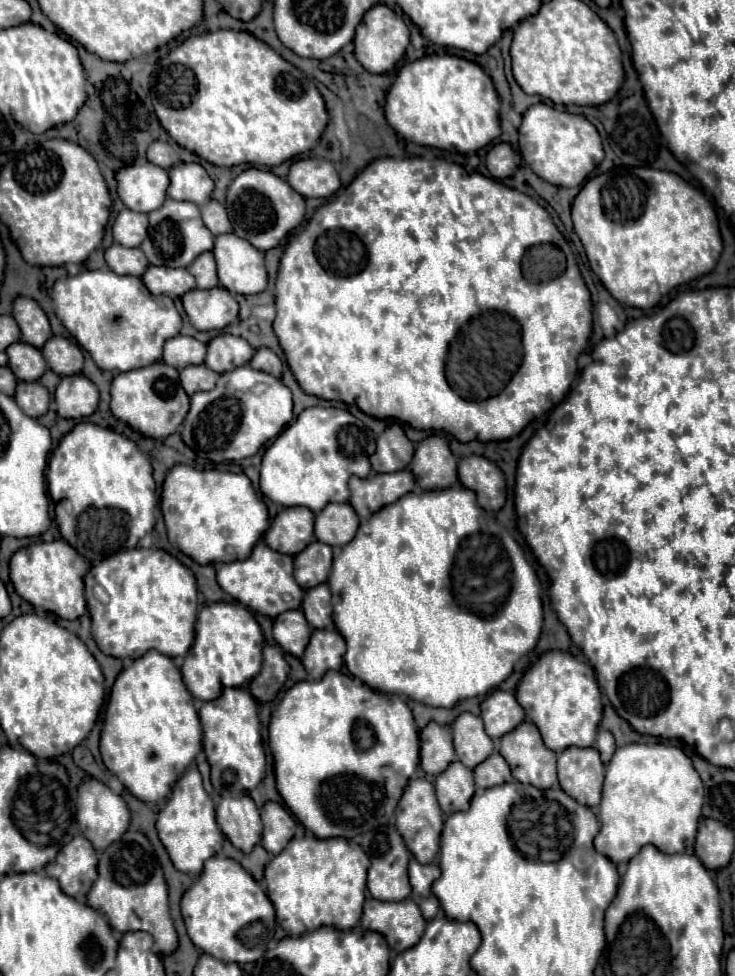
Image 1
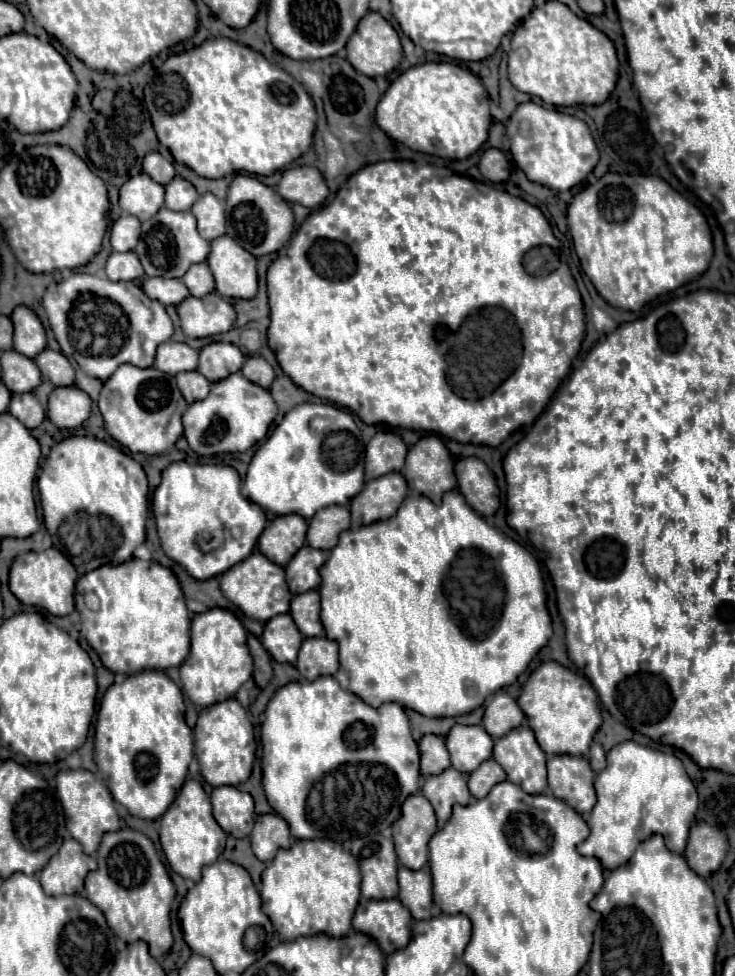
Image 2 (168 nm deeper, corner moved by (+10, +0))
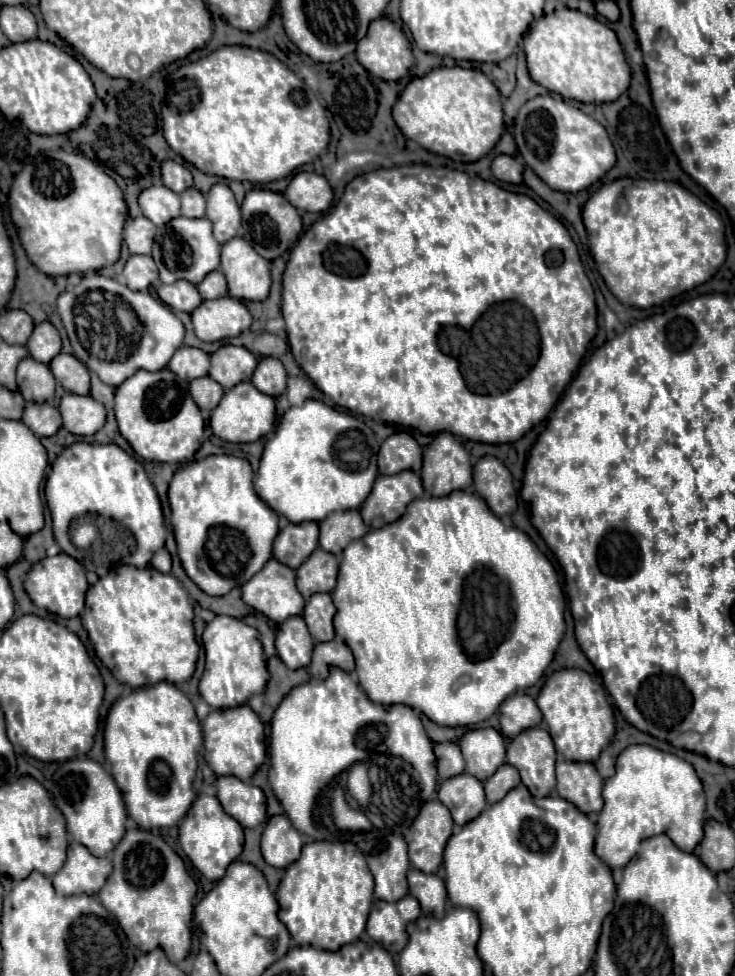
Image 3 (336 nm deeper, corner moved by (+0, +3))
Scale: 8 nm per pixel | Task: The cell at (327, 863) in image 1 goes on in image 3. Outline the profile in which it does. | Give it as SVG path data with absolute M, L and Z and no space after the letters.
M310 842L302 848L302 856L286 868L286 874L278 886L280 920L298 946L314 946L334 952L356 942L364 932L372 906L372 890L374 878L366 866L366 858L362 858L362 852L352 842Z

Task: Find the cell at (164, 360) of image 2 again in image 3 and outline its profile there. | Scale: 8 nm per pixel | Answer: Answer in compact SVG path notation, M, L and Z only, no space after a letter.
M182 346L176 350L176 354L172 356L168 368L178 374L180 378L196 380L202 376L208 376L208 368L210 368L210 356L198 348L188 348Z

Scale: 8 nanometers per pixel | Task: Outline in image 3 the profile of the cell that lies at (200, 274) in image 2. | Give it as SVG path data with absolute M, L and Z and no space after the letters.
M220 270L210 272L200 284L198 284L198 292L202 294L204 300L216 300L228 294L228 286L226 286L226 278Z

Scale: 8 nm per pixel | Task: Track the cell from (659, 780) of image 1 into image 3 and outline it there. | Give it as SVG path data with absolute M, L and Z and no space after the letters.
M634 744L628 746L616 760L616 774L606 780L604 784L604 808L598 816L598 834L596 834L596 854L598 858L610 866L610 868L624 868L638 850L638 844L644 838L666 834L674 846L678 846L682 852L692 852L698 846L704 836L706 796L704 786L694 770L692 764L684 762L676 754L656 750L652 746Z

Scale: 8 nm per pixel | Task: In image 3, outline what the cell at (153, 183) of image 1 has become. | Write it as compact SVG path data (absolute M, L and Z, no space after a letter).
M152 186L150 190L144 190L138 202L144 216L156 226L164 226L180 216L180 196L172 190L166 190L166 186Z

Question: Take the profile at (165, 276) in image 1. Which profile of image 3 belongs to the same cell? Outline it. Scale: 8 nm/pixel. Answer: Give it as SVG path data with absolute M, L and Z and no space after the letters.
M174 282L174 284L160 284L158 296L164 304L168 304L172 310L192 312L202 304L202 296L198 294L196 286L190 282Z

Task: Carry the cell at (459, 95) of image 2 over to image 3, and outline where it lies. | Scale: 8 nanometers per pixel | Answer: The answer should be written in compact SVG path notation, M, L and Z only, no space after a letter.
M434 68L424 78L414 78L400 94L392 114L406 138L454 162L480 160L496 146L504 130L500 92L488 76L474 68Z

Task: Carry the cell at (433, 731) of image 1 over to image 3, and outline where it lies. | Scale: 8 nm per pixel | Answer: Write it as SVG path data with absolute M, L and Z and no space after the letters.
M454 742L434 744L434 754L438 760L438 782L464 772L464 758L462 752L458 750L458 744Z

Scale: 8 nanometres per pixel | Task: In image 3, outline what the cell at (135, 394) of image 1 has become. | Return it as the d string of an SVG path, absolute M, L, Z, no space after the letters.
M168 368L158 372L138 370L134 376L126 378L116 390L114 412L120 434L144 460L186 464L202 446L202 412L194 406L188 384Z

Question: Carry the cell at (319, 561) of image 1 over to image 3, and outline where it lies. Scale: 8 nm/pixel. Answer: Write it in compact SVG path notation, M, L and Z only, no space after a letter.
M322 548L314 550L310 558L296 570L296 584L304 600L318 592L332 592L338 576L338 558Z

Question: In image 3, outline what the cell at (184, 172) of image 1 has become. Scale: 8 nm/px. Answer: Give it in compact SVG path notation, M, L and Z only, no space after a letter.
M196 188L184 190L180 194L182 198L182 216L186 218L204 218L204 194L198 192Z

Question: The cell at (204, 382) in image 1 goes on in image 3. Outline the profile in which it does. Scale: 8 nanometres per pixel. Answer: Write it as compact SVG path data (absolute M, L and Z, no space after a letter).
M206 376L206 378L196 378L194 382L190 382L190 394L200 410L210 412L222 400L224 390L222 390L222 386L218 386L218 382L214 382L210 376Z

